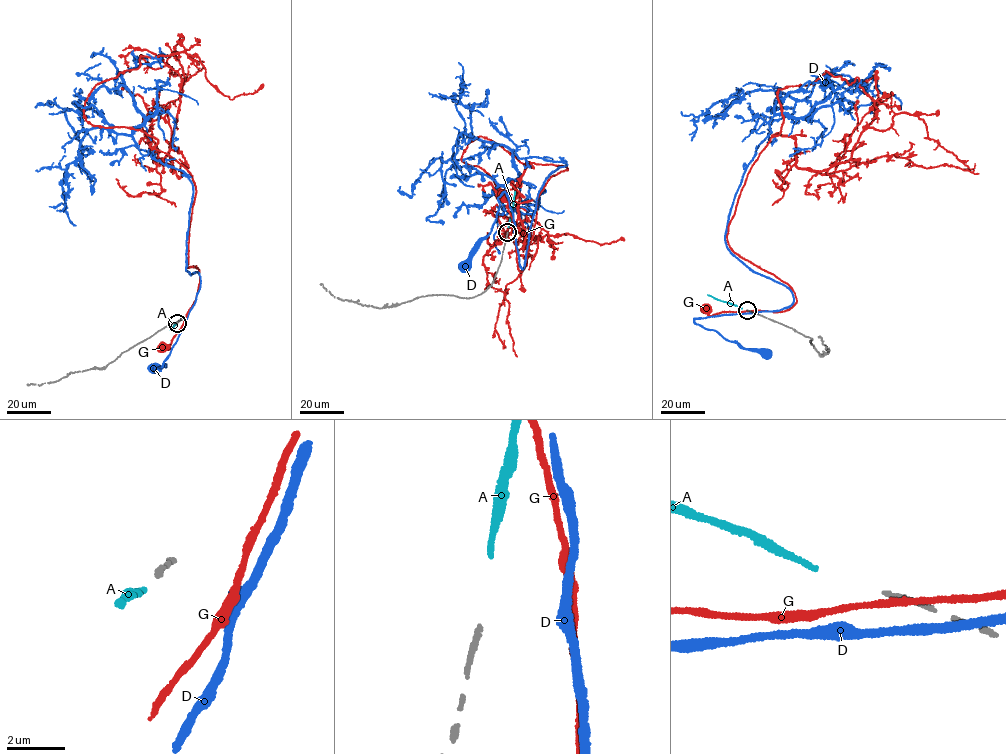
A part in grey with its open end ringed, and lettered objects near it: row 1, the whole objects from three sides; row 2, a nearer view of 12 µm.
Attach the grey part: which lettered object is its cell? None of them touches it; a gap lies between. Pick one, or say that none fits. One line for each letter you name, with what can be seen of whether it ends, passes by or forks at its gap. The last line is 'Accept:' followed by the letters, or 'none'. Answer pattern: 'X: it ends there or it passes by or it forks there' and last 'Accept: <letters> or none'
Accept: none

